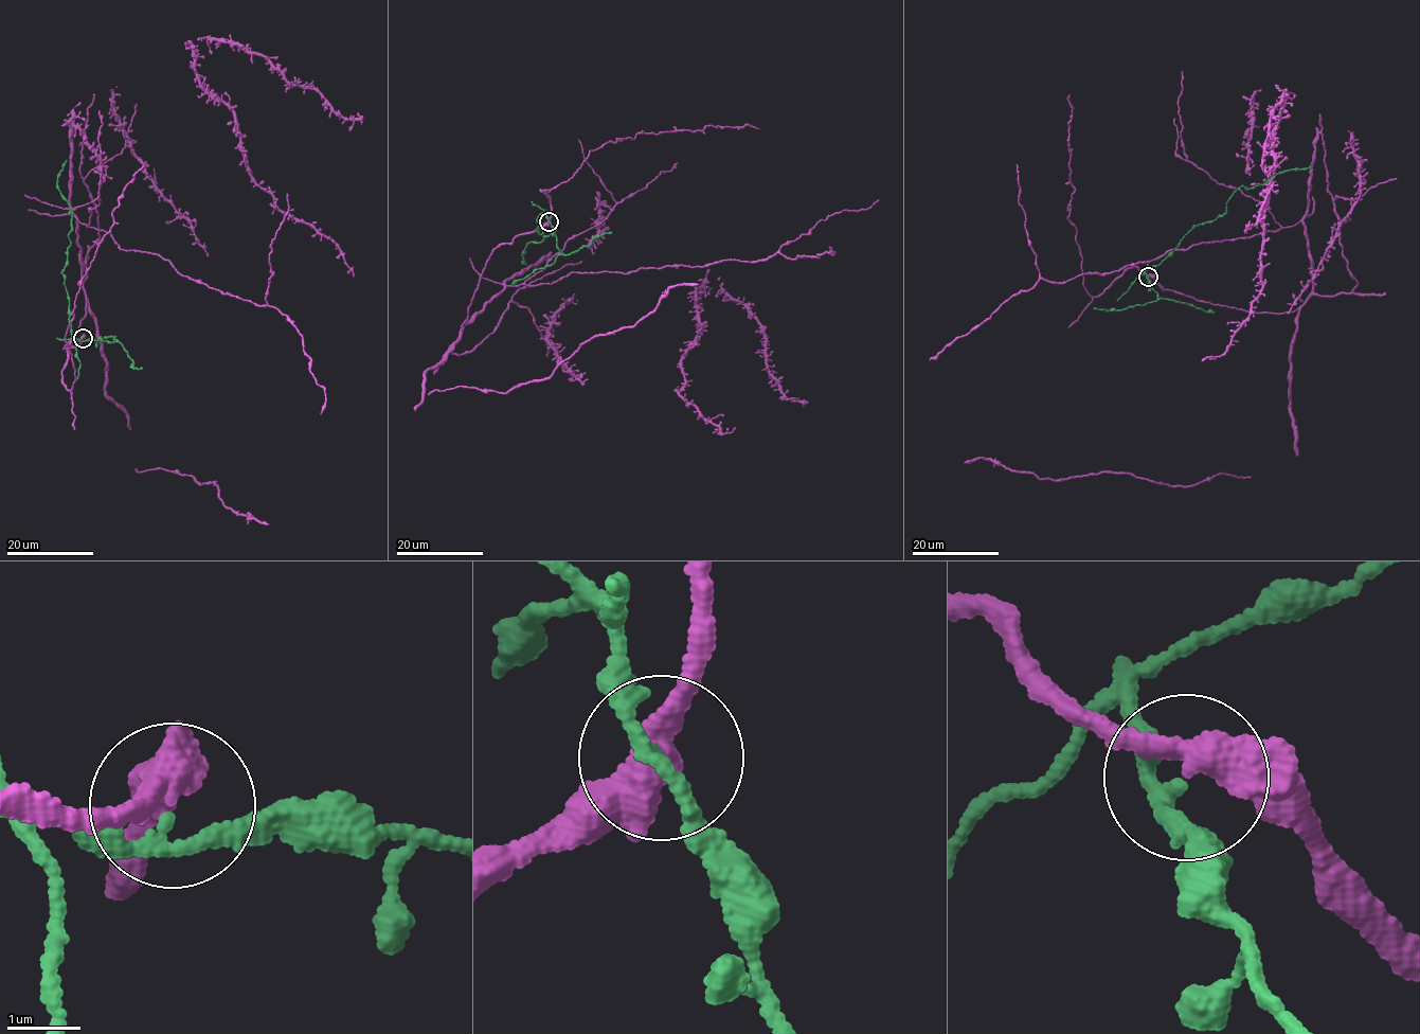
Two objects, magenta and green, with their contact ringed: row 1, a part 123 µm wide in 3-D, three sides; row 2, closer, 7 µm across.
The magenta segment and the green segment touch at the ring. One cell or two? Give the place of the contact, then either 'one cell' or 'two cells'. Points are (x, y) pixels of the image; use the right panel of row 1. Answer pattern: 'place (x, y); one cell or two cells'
place (1148, 277); two cells

